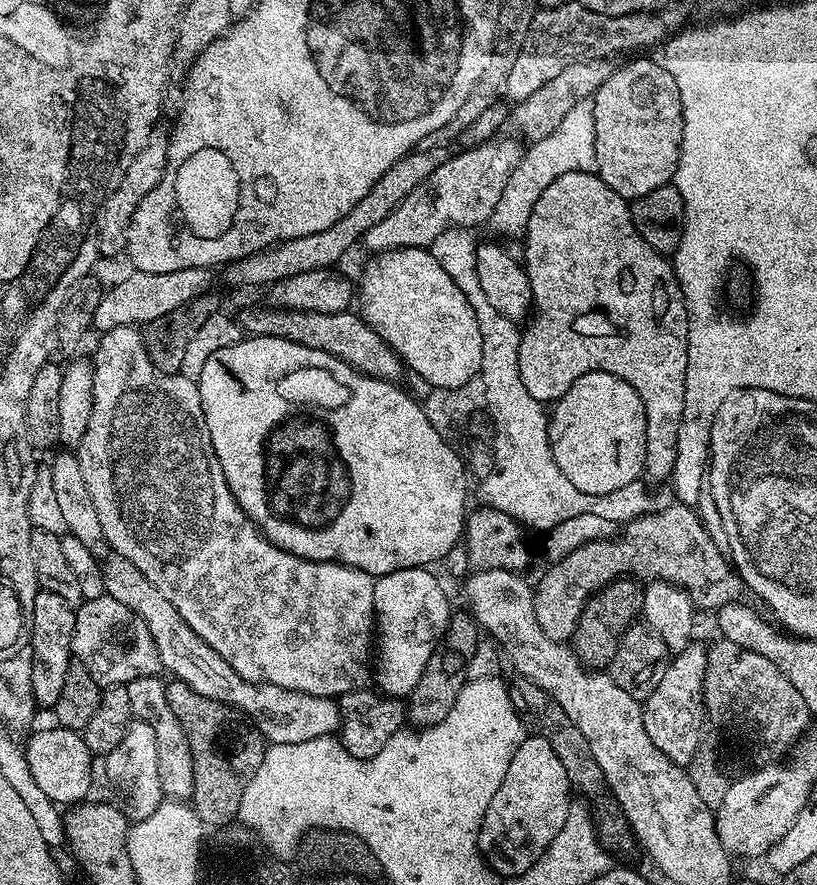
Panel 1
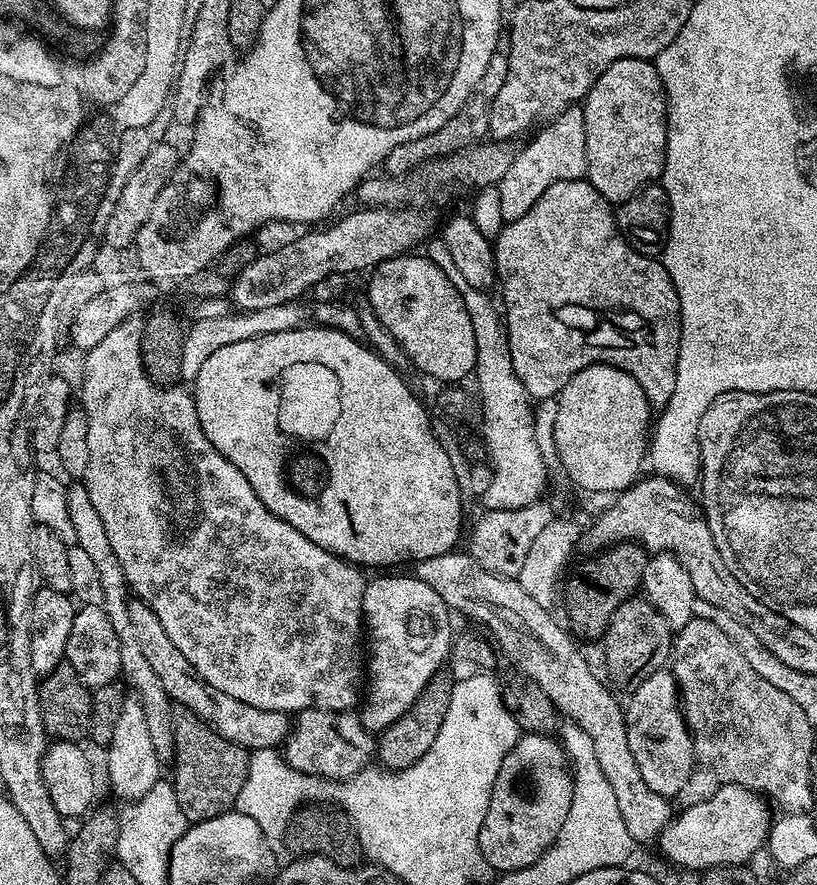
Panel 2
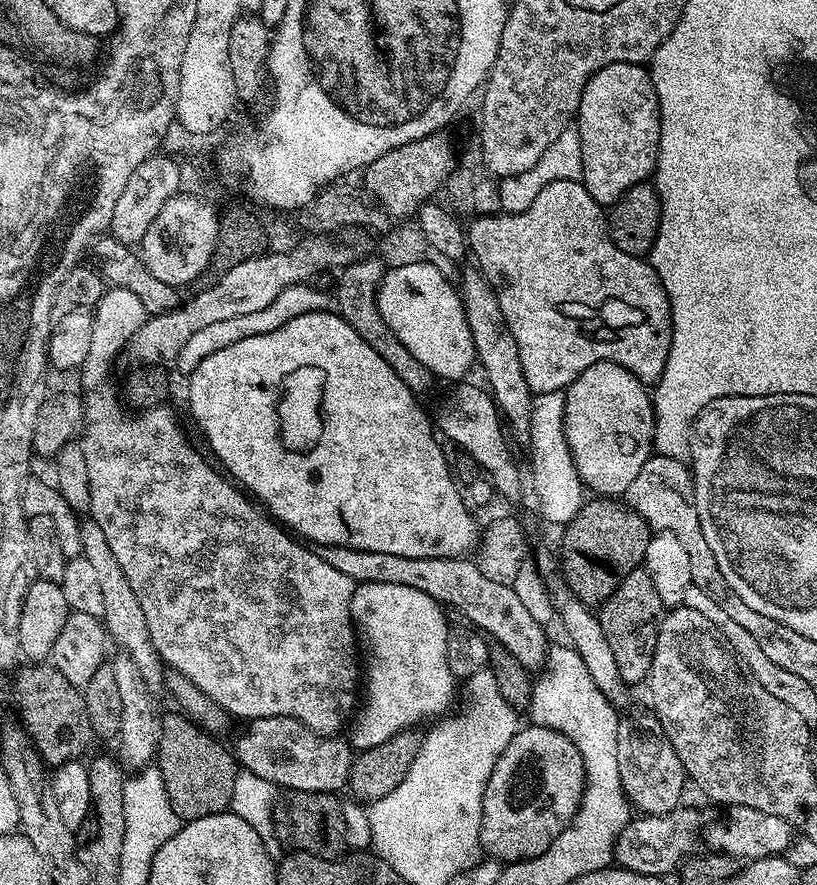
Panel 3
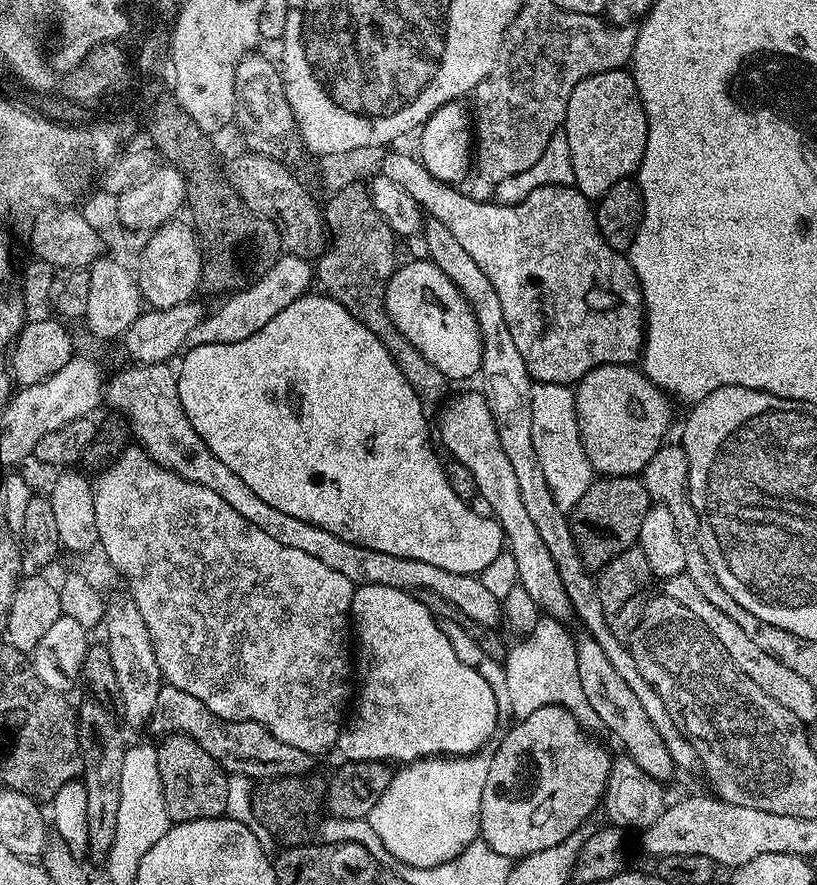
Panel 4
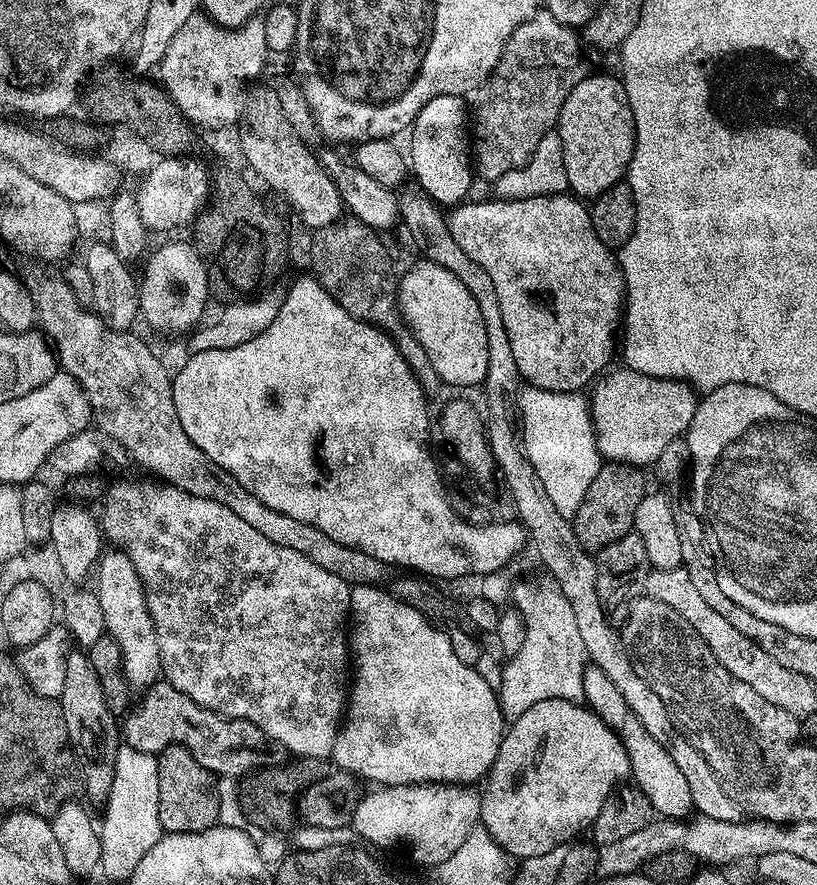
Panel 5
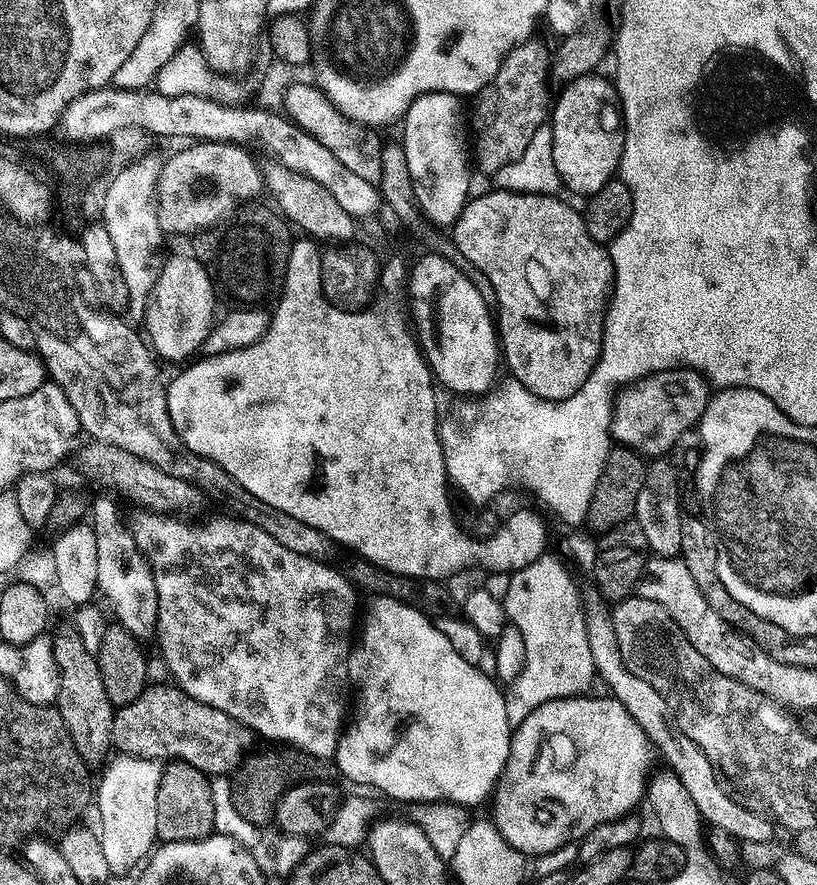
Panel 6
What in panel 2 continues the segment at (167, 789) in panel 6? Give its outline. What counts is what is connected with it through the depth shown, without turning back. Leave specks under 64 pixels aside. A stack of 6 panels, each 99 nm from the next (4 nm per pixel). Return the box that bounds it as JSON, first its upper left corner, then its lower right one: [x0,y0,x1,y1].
[170,706,248,822]

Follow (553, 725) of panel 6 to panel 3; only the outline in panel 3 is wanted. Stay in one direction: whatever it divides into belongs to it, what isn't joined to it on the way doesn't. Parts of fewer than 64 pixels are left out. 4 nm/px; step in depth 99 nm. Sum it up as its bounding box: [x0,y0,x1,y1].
[480,726,584,864]

